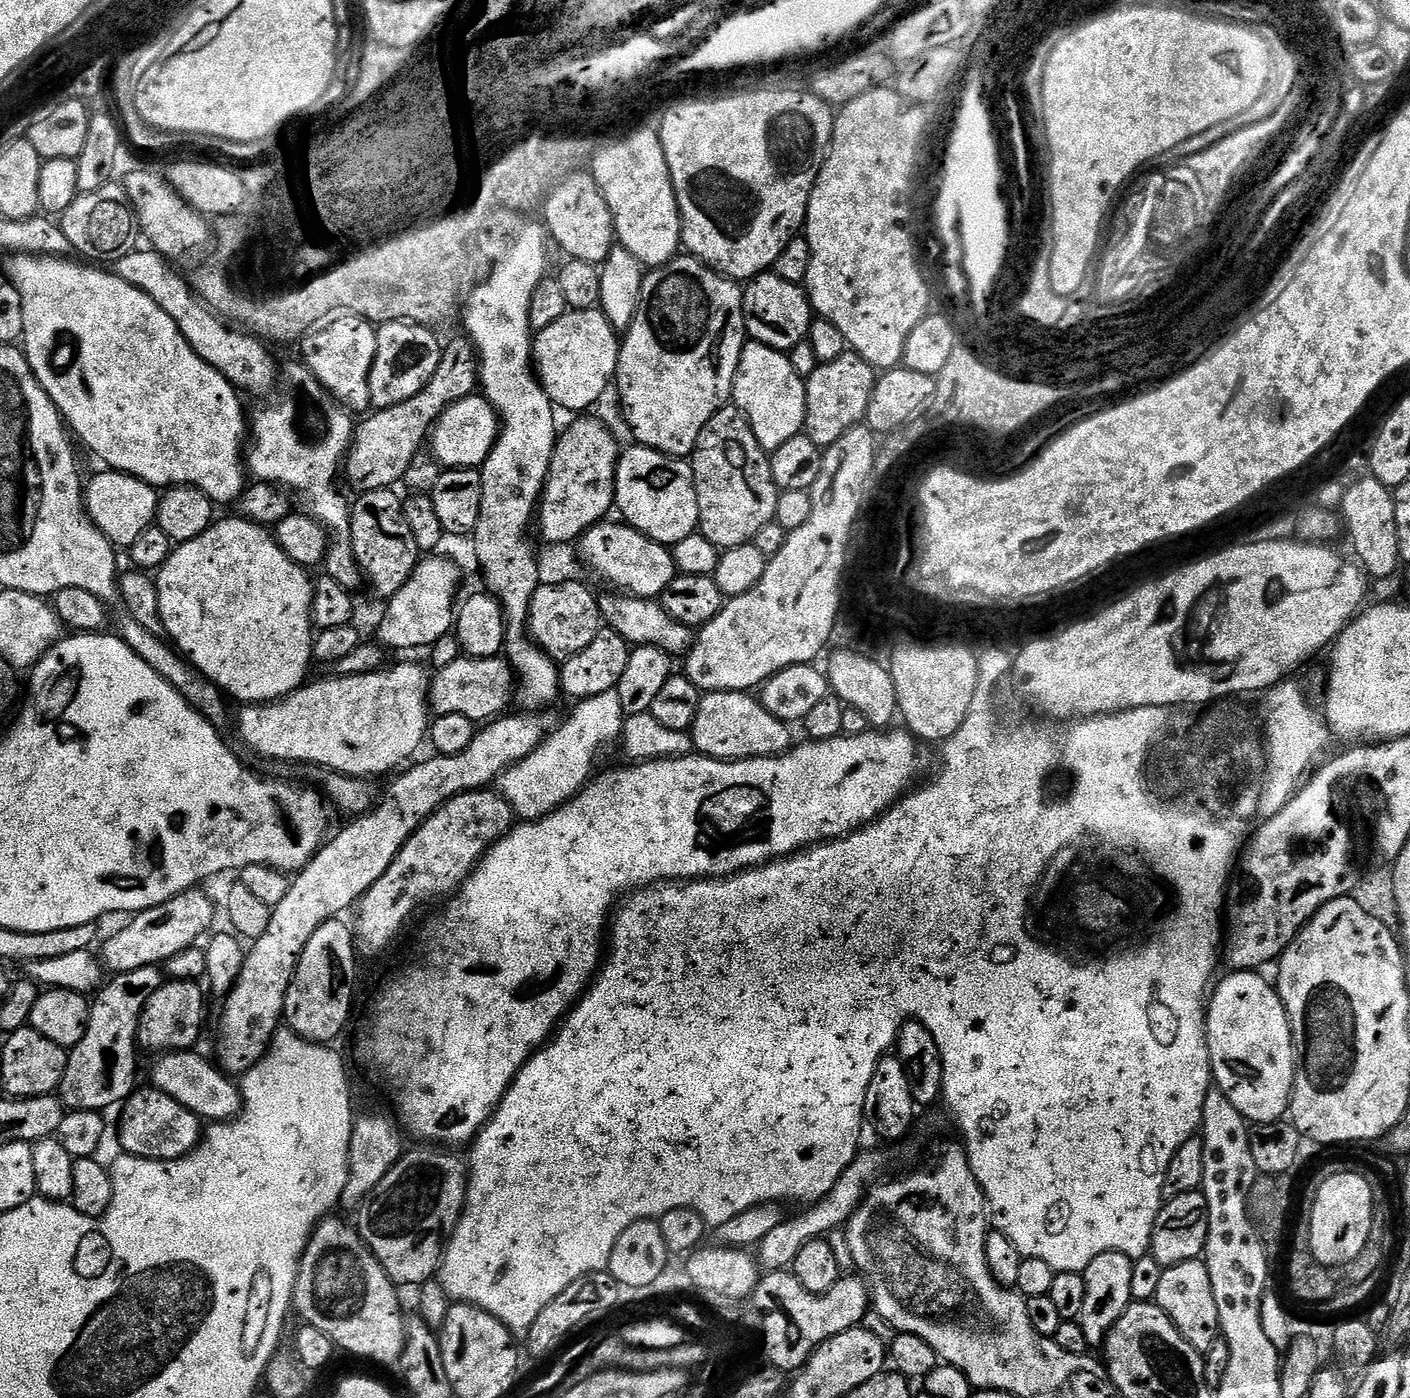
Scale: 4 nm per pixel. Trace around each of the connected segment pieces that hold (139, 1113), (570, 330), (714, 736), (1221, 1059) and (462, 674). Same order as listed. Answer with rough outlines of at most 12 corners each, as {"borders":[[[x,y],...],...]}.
{"borders":[[[151,1086],[124,1101],[129,1156],[177,1160],[202,1139],[202,1121]],[[599,307],[535,333],[534,371],[557,409],[613,387],[620,340]],[[706,692],[690,735],[711,760],[793,747],[789,725],[747,692]],[[1273,981],[1206,1000],[1215,1087],[1244,1119],[1289,1115],[1292,1027]],[[461,655],[428,686],[436,716],[499,717],[516,674],[500,656]]]}

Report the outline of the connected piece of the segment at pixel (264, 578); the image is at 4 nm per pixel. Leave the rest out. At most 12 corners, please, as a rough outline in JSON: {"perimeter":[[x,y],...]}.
{"perimeter":[[217,519],[155,577],[167,639],[225,697],[313,667],[309,573]]}

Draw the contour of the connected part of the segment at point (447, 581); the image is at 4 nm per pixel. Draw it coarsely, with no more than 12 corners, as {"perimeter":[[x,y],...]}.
{"perimeter":[[421,559],[375,639],[431,649],[454,628],[460,568]]}

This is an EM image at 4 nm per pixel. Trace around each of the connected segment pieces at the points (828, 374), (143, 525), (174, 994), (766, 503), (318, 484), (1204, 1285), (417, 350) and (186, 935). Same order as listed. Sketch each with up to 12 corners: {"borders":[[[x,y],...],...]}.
{"borders":[[[851,350],[806,377],[820,449],[864,420],[878,372]],[[100,470],[83,489],[88,517],[117,549],[153,527],[157,489]],[[168,980],[140,1015],[152,1054],[192,1050],[204,1028],[195,980]],[[739,408],[706,422],[690,463],[698,532],[751,544],[775,521],[772,462]],[[303,363],[250,416],[253,481],[300,495],[356,590],[350,500],[332,485],[349,409]],[[1203,1259],[1167,1265],[1154,1302],[1196,1352],[1221,1339]],[[377,327],[373,409],[414,398],[442,355],[431,327]],[[199,887],[135,913],[104,944],[109,973],[163,966],[209,935]]]}

